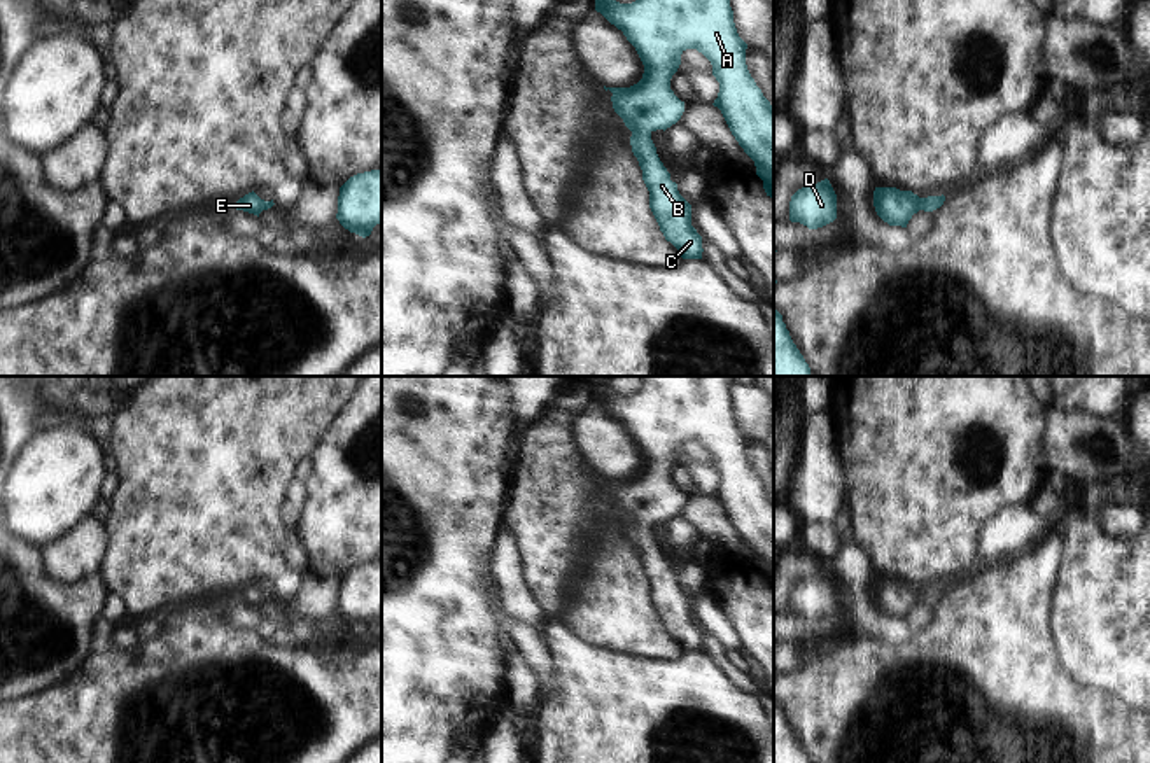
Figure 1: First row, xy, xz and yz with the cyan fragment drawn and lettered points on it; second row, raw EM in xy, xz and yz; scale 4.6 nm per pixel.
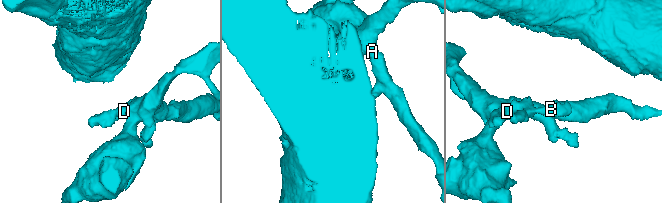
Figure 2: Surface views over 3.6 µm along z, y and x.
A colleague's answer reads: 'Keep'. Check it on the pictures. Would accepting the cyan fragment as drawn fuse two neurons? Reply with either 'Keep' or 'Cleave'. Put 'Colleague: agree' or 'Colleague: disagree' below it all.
Keep.
Colleague: agree

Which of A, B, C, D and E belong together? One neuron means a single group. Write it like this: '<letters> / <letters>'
A B C D E

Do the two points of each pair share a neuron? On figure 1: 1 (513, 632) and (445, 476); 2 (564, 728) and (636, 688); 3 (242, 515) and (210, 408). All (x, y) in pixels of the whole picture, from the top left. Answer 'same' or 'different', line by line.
1: different
2: same
3: same

